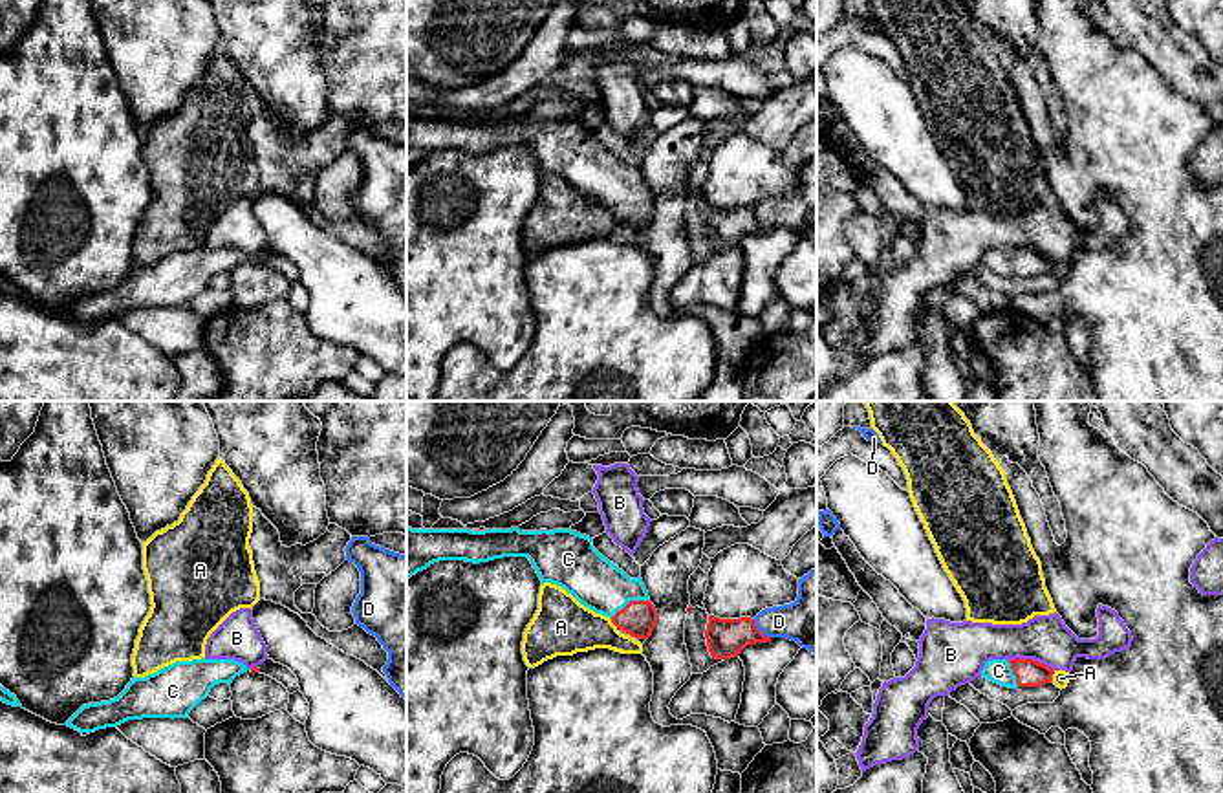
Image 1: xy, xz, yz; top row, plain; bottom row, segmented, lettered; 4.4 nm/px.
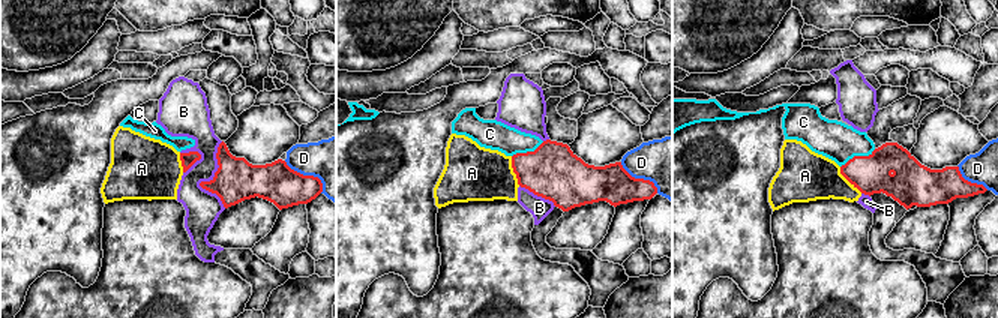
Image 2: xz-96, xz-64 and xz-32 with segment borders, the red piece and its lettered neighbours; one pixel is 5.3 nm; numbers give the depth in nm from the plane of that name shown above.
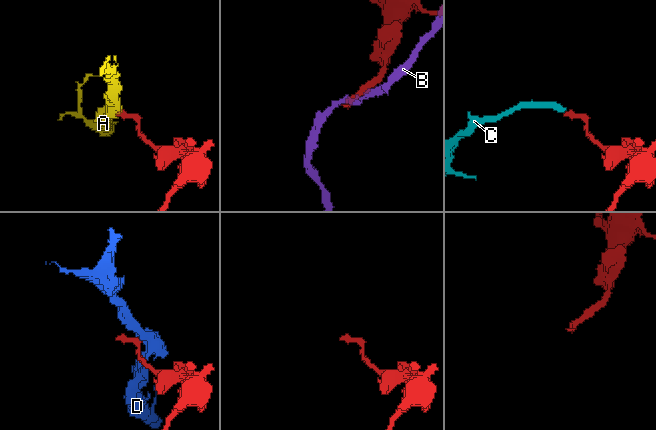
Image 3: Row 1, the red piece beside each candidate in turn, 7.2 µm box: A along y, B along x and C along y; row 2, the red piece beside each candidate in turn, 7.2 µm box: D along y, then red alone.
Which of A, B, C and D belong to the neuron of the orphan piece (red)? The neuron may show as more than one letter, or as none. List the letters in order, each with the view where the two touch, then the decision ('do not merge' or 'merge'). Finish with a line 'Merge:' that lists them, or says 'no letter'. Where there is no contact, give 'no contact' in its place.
A: contact in xz; do not merge
B: contact in yz; do not merge
C: contact in xz; merge
D: contact in xz; do not merge
Merge: C

